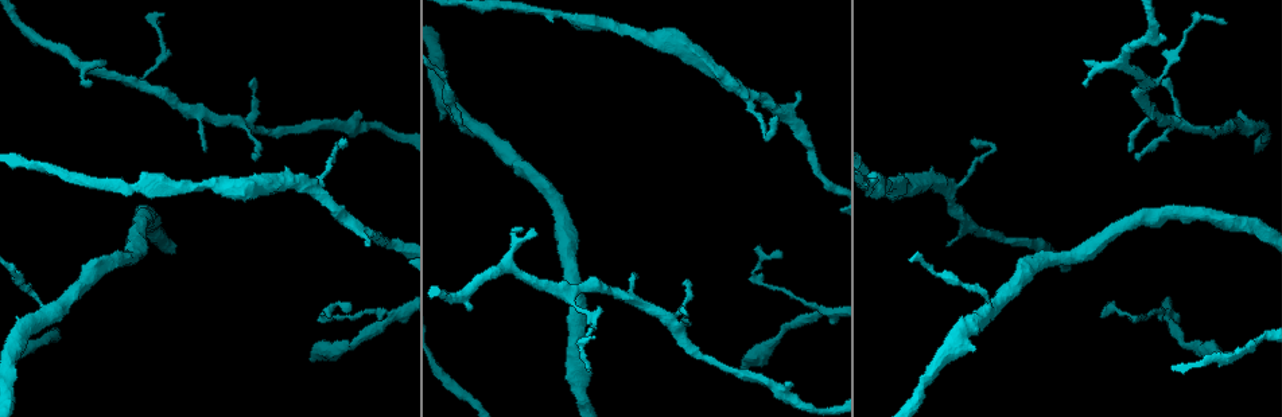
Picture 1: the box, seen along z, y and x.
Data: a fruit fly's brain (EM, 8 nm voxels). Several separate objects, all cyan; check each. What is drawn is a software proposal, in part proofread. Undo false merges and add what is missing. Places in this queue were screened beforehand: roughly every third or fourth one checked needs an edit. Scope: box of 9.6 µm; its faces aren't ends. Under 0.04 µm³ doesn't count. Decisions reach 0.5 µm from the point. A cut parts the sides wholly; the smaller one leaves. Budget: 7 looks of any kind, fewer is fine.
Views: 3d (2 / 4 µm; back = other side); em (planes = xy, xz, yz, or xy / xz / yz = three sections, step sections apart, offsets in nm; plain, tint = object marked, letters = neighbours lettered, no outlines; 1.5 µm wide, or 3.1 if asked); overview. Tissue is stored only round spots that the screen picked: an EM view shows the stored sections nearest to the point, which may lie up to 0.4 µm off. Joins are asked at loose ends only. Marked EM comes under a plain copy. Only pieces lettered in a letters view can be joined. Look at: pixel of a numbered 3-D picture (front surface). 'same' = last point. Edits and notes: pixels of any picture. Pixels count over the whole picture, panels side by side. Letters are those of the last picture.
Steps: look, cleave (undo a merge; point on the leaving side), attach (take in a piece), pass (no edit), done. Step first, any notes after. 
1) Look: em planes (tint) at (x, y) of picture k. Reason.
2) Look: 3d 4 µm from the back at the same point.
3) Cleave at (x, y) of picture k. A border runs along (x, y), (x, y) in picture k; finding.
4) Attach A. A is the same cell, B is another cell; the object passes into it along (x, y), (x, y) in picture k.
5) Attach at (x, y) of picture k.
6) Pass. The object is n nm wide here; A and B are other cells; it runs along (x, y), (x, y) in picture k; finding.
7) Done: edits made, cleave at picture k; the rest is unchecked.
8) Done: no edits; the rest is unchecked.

Look: 3d 4 µm at (103, 63) of picture 1. Free end.

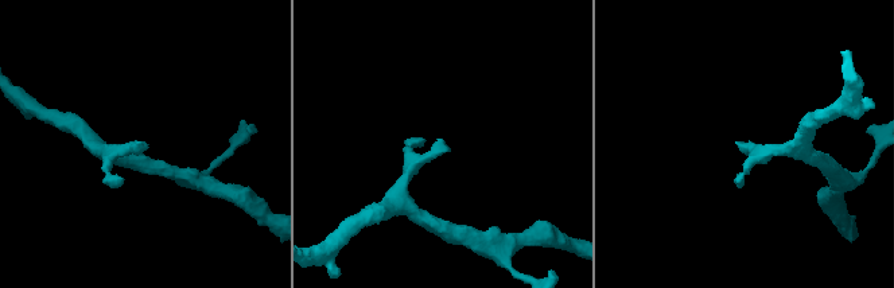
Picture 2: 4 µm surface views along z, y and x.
Look: em xz step 8 (letters) at (735, 142) of picture 2.

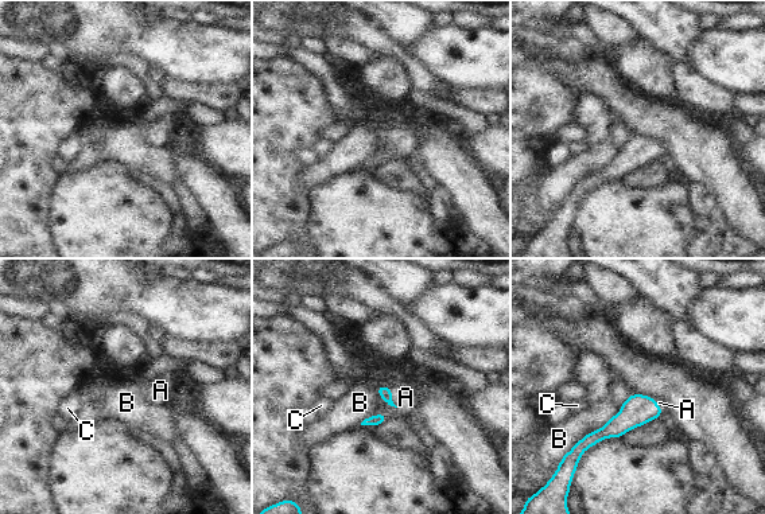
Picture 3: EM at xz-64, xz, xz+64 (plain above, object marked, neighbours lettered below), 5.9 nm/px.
Look: em planes (letters) at the same point. Cut it another way.

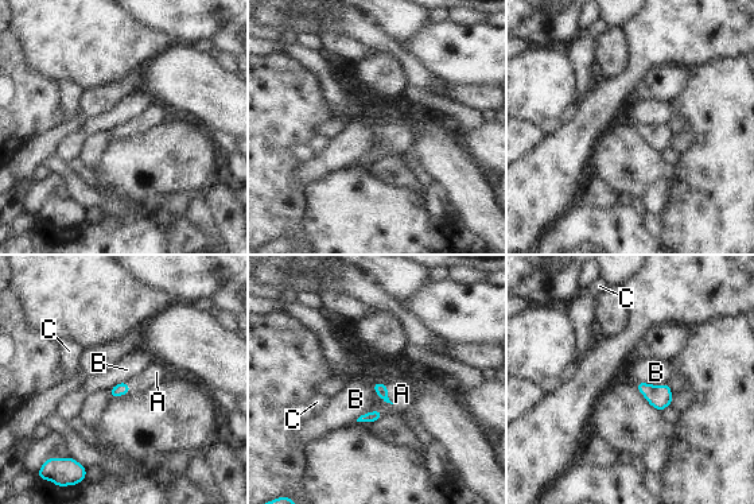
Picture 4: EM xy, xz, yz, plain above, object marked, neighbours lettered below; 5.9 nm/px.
Attach A. A is the same cell, B and C are other cells; the object passes into it along (381, 390), (387, 395), (401, 394) in picture 4; the cell continues.

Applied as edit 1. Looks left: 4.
Look: overview. See it whole again.

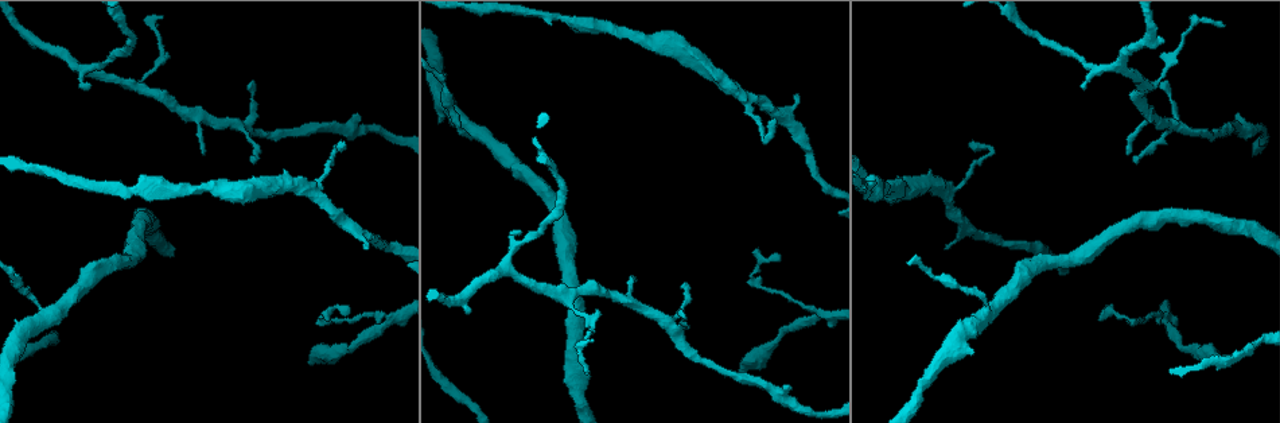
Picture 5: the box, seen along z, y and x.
Look: em planes (letters) at (637, 281) of picture 5. An open end.

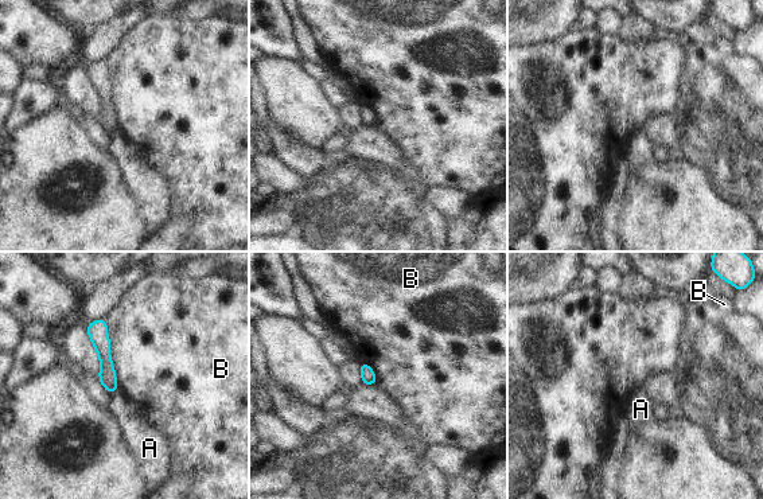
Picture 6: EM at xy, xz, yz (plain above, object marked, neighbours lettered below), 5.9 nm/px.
Pass. A and B are other cells; none of them fits.

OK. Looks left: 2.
Look: em yz step 8 (letters) at (367, 248) of picture 5. An open end.

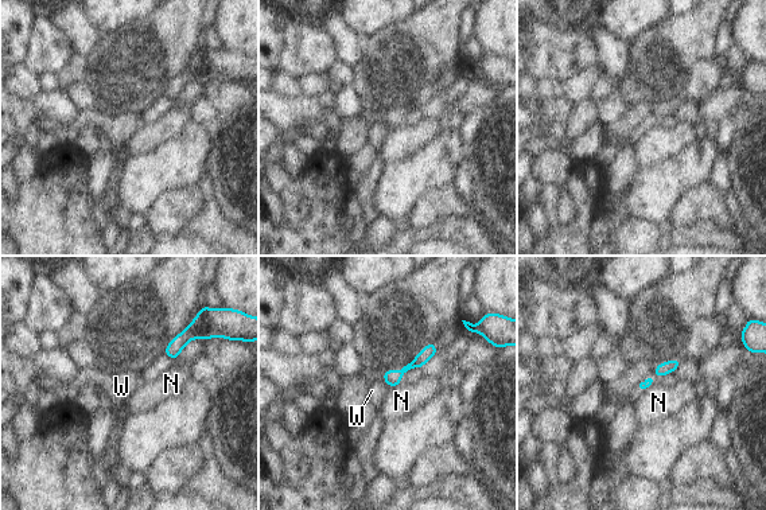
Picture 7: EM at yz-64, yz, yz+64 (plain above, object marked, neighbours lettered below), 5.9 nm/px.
Look: em planes (letters) at the same point.

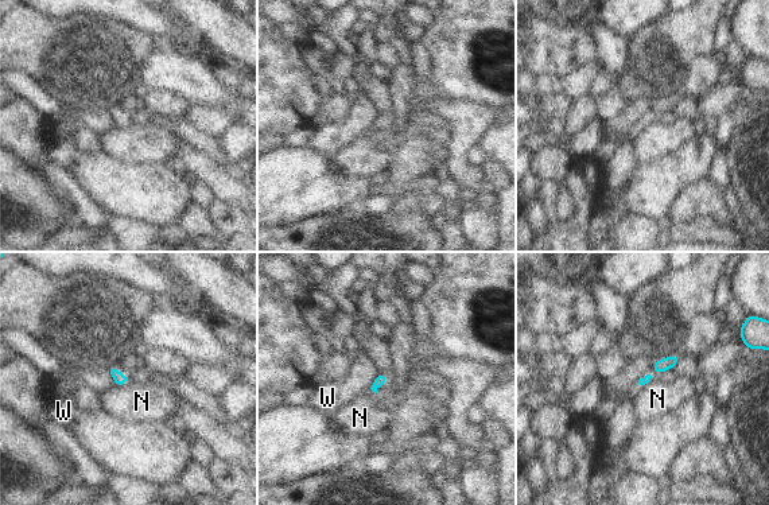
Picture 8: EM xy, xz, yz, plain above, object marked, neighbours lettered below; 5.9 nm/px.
Pass. The longest contact is with W, 120 nm; N and W are other cells; a border runs along (371, 388), (379, 392) in picture 8; no lettered piece goes on from it.

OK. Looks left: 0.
Done: edits made, attach at picture 4; the rest is unchecked.

